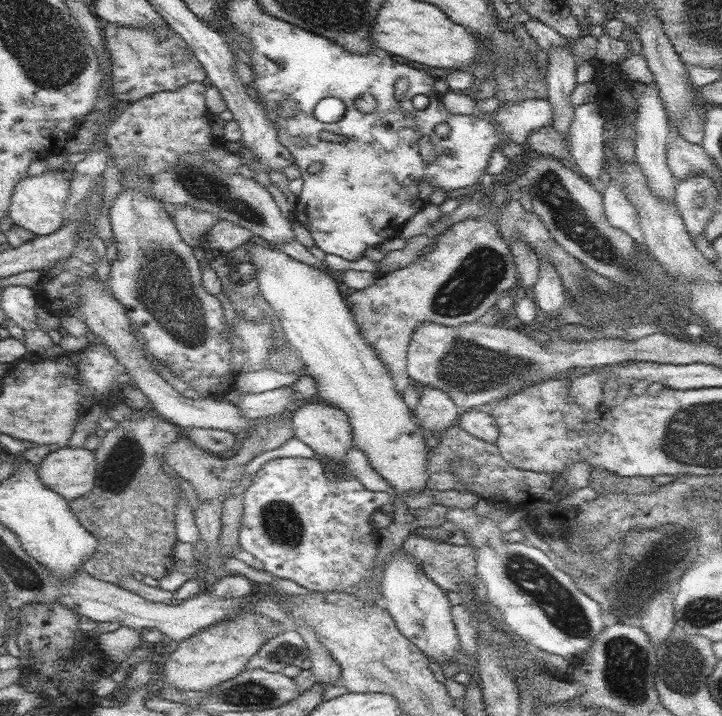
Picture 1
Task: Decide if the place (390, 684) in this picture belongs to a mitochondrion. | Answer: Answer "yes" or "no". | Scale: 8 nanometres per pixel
no

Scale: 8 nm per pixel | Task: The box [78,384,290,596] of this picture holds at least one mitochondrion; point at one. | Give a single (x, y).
(117, 467)

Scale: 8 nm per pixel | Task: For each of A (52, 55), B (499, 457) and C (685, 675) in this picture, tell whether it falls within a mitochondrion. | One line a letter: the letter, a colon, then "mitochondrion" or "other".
A: mitochondrion
B: other
C: mitochondrion

